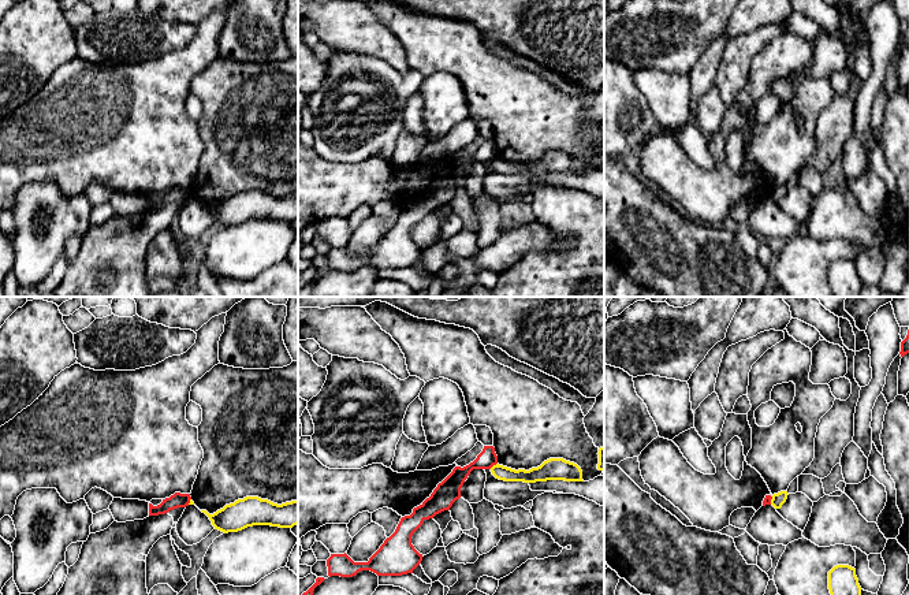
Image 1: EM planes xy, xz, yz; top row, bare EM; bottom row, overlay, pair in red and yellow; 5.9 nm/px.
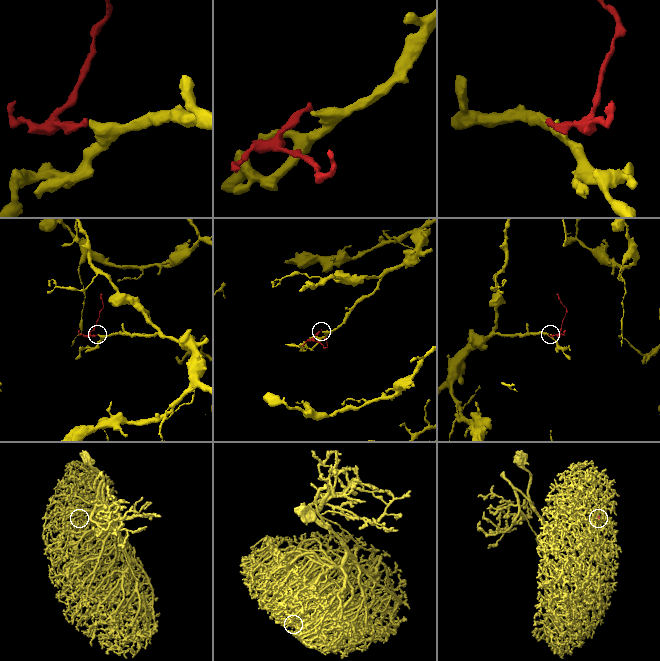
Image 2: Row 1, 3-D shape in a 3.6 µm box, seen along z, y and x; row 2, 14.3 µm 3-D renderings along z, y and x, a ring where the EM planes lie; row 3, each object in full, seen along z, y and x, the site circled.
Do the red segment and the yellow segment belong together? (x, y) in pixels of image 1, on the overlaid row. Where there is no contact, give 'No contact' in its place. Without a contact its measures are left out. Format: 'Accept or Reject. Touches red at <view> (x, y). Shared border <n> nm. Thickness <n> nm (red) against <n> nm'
Reject. Touches red at xz (492, 465). Shared border 60 nm. Thickness 110 nm (red) against 90 nm

